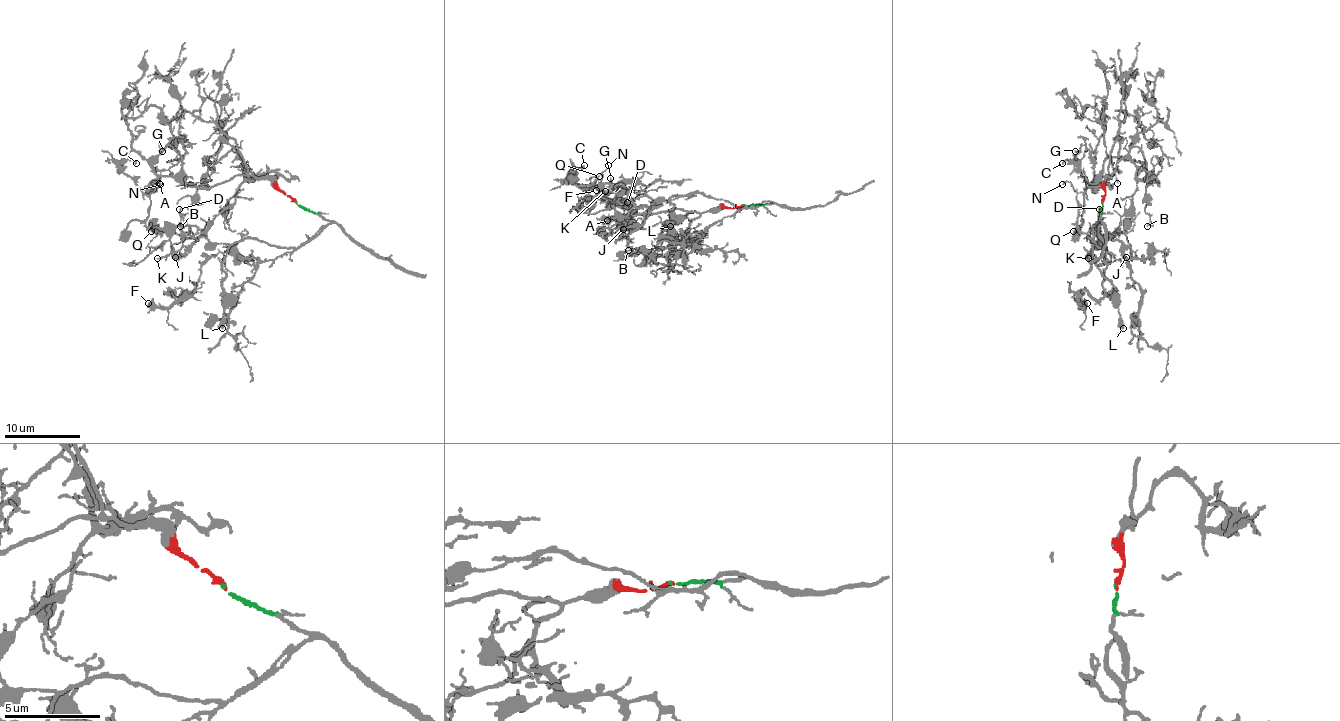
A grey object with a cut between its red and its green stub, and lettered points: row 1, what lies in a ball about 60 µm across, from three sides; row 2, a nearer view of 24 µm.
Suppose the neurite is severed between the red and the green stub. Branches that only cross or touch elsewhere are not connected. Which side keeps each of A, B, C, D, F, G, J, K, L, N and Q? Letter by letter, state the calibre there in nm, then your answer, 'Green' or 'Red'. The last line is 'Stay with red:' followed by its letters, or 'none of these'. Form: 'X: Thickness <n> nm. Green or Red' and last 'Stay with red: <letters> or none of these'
A: Thickness 110 nm. Red
B: Thickness 190 nm. Red
C: Thickness 130 nm. Red
D: Thickness 240 nm. Green
F: Thickness 380 nm. Green
G: Thickness 100 nm. Red
J: Thickness 150 nm. Green
K: Thickness 120 nm. Green
L: Thickness 440 nm. Green
N: Thickness 120 nm. Red
Q: Thickness 160 nm. Red
Stay with red: A, B, C, G, N, Q

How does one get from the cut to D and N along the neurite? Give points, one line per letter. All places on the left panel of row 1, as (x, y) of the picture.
D: (294, 201), (328, 222), (296, 248), (250, 239), (231, 244), (212, 242), (186, 223), (180, 208)
N: (294, 201), (269, 180), (252, 176), (208, 187), (159, 176), (151, 191), (155, 182), (161, 183)

